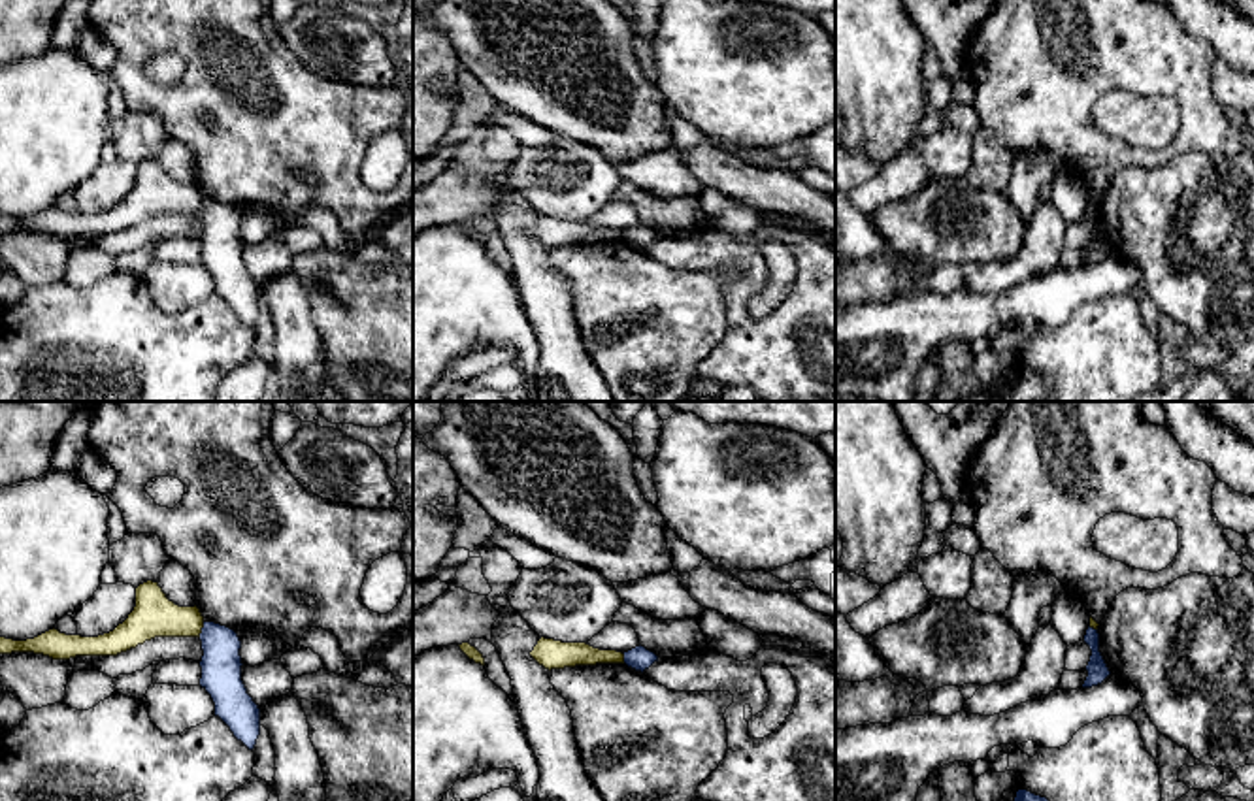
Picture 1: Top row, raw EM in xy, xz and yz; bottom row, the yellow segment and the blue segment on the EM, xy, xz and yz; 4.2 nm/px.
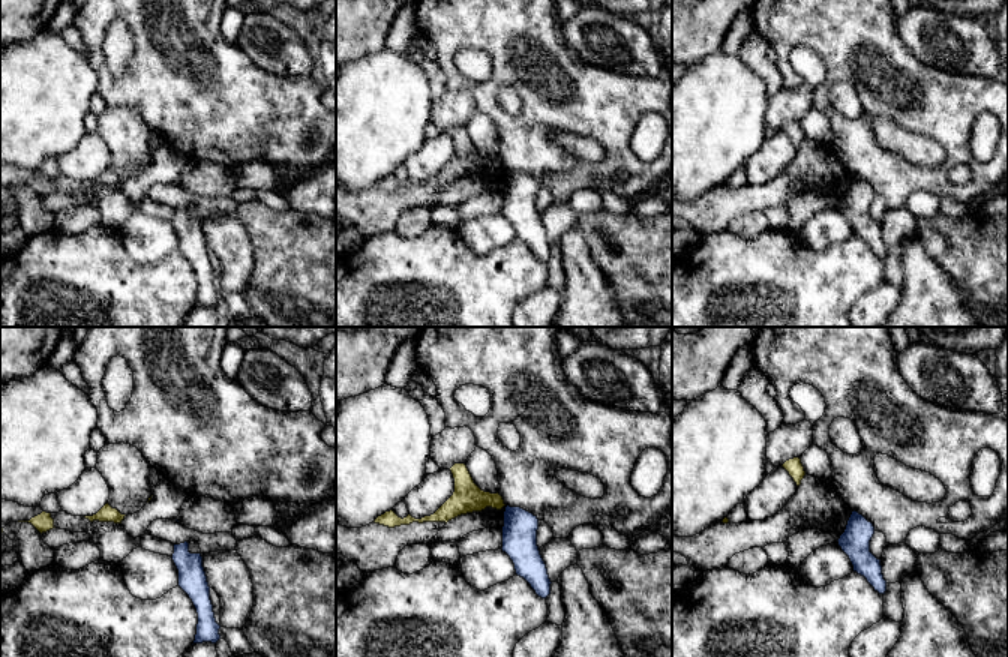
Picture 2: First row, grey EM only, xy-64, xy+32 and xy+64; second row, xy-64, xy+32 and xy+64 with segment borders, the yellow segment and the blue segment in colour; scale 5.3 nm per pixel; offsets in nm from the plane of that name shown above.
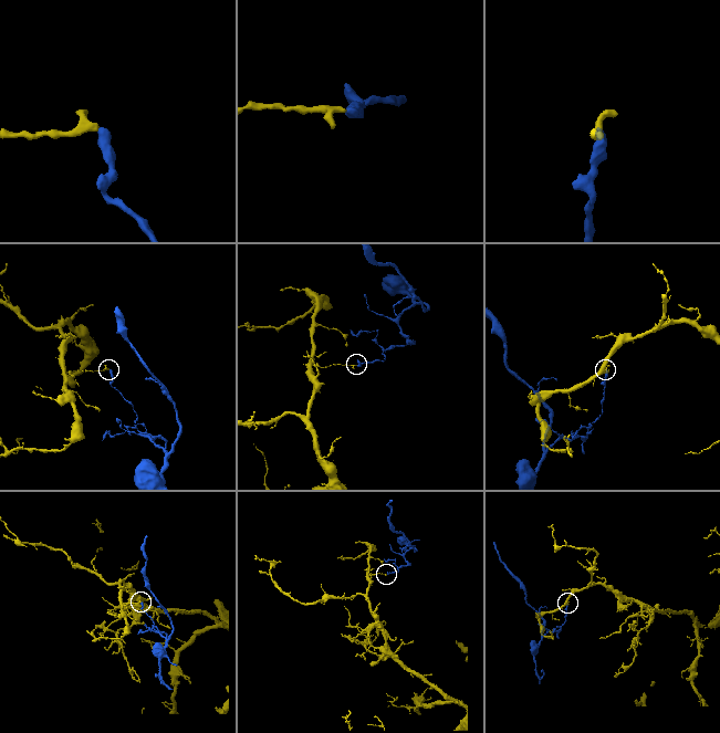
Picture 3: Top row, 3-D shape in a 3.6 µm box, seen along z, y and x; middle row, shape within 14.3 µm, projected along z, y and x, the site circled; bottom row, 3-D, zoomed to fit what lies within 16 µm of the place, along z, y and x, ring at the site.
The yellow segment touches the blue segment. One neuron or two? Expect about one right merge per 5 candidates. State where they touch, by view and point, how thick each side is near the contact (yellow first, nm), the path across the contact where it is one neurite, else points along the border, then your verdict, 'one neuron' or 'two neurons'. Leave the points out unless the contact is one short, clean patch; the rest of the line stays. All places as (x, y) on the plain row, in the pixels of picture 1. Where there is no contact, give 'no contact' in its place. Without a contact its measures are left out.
contact xy (200, 208); calibres 180 and 180 nm; border xy (204, 200), (198, 213); two neurons

